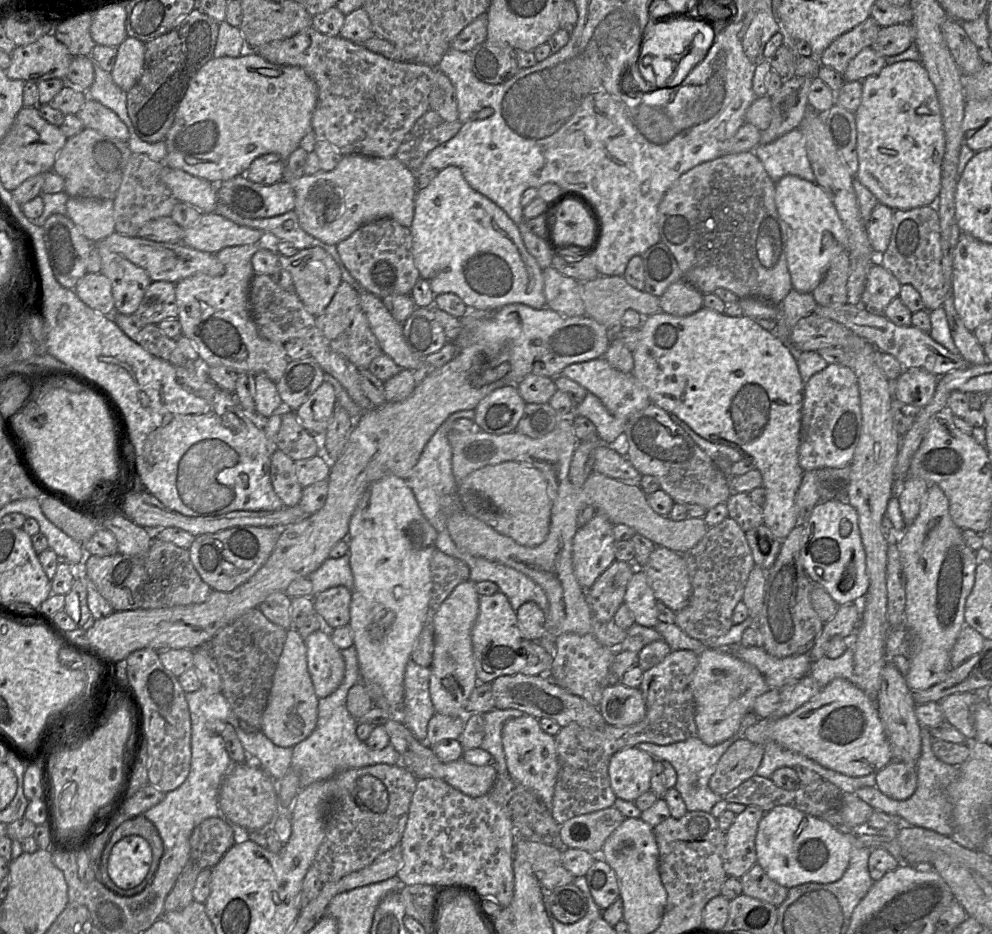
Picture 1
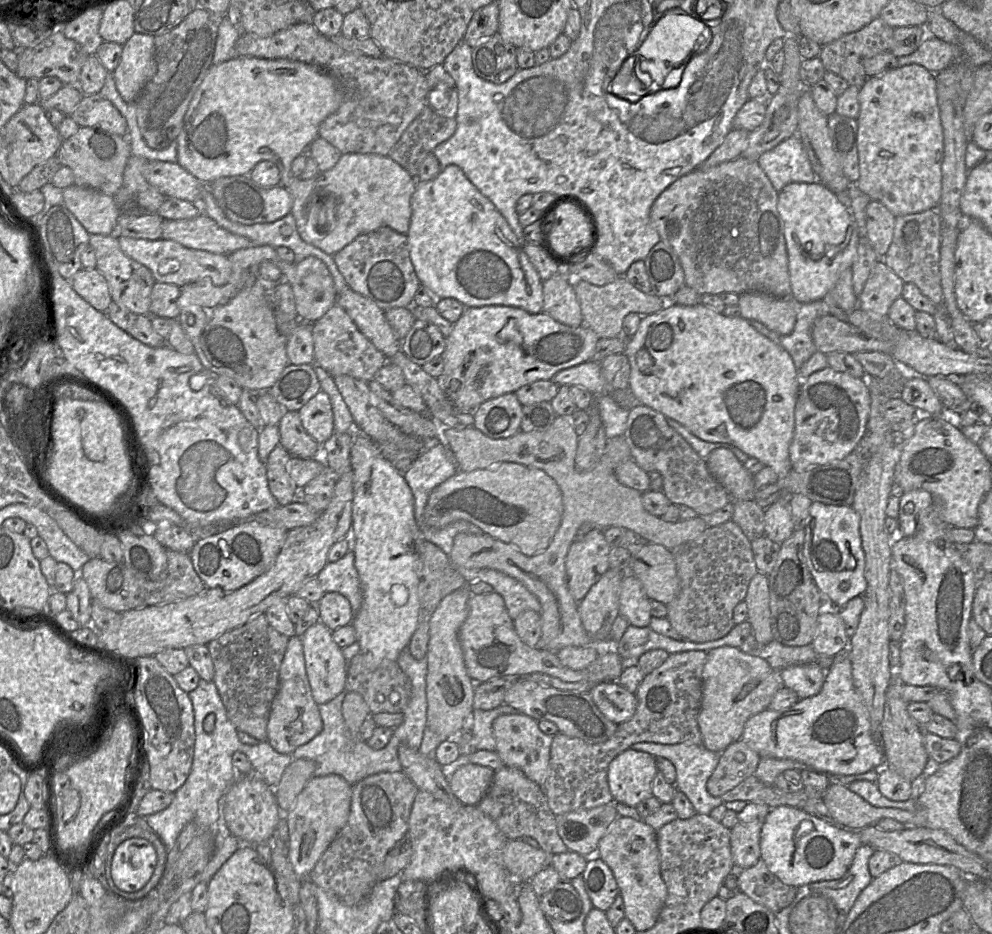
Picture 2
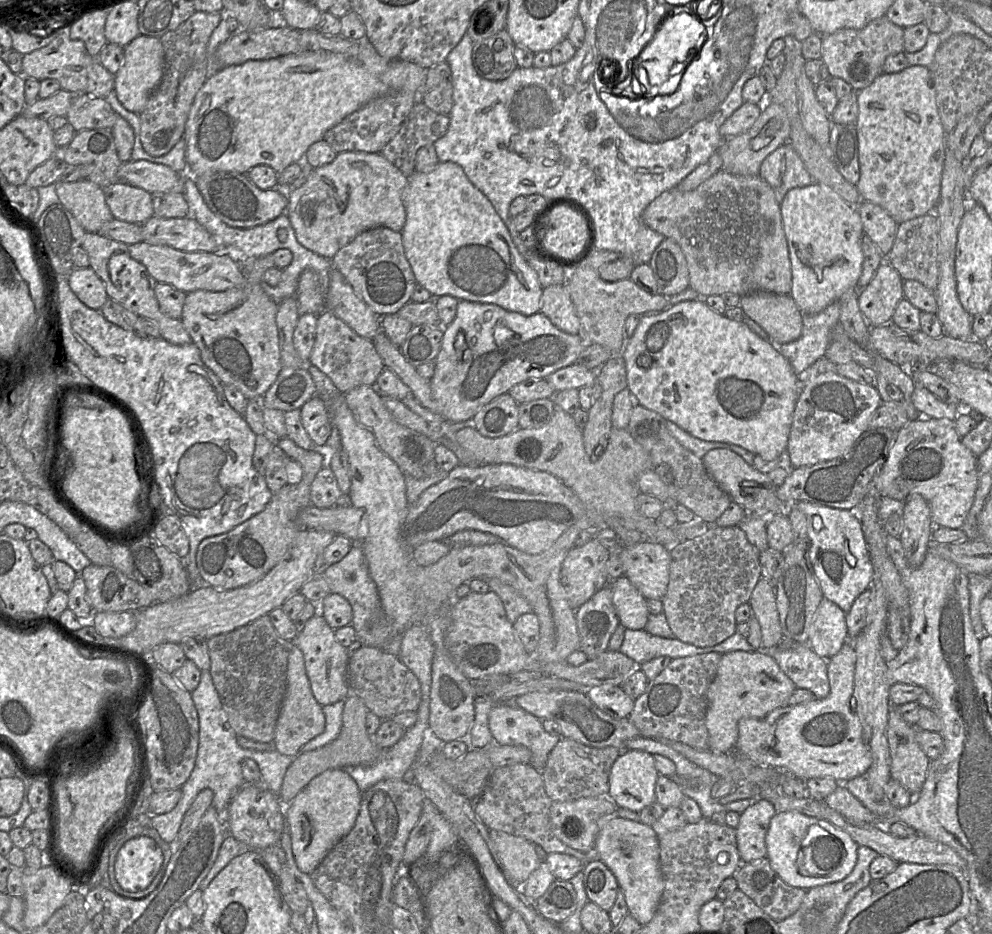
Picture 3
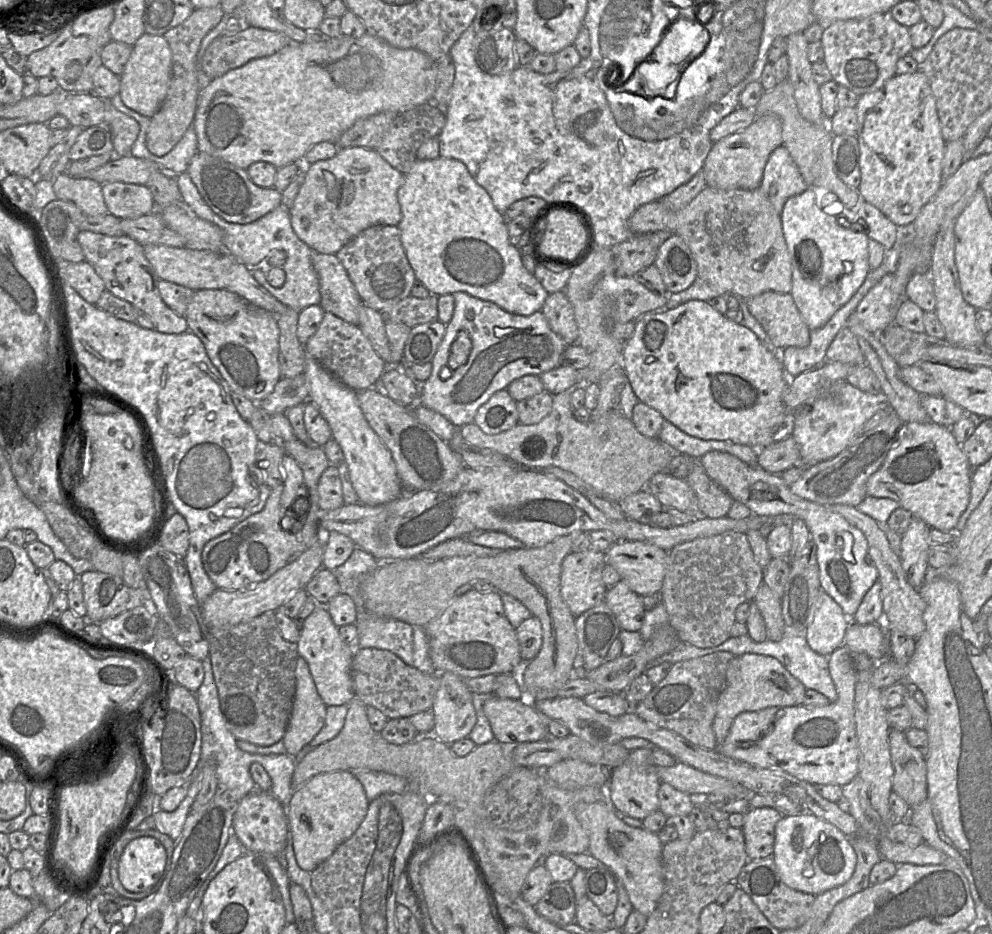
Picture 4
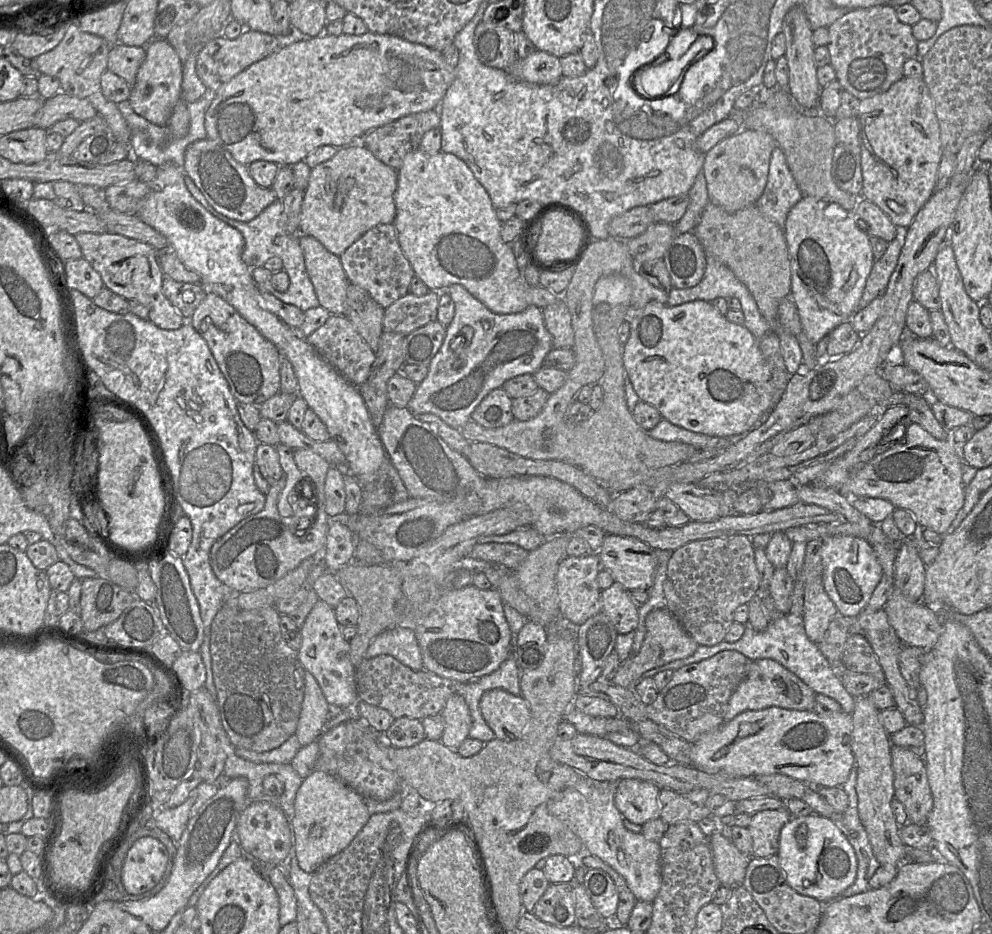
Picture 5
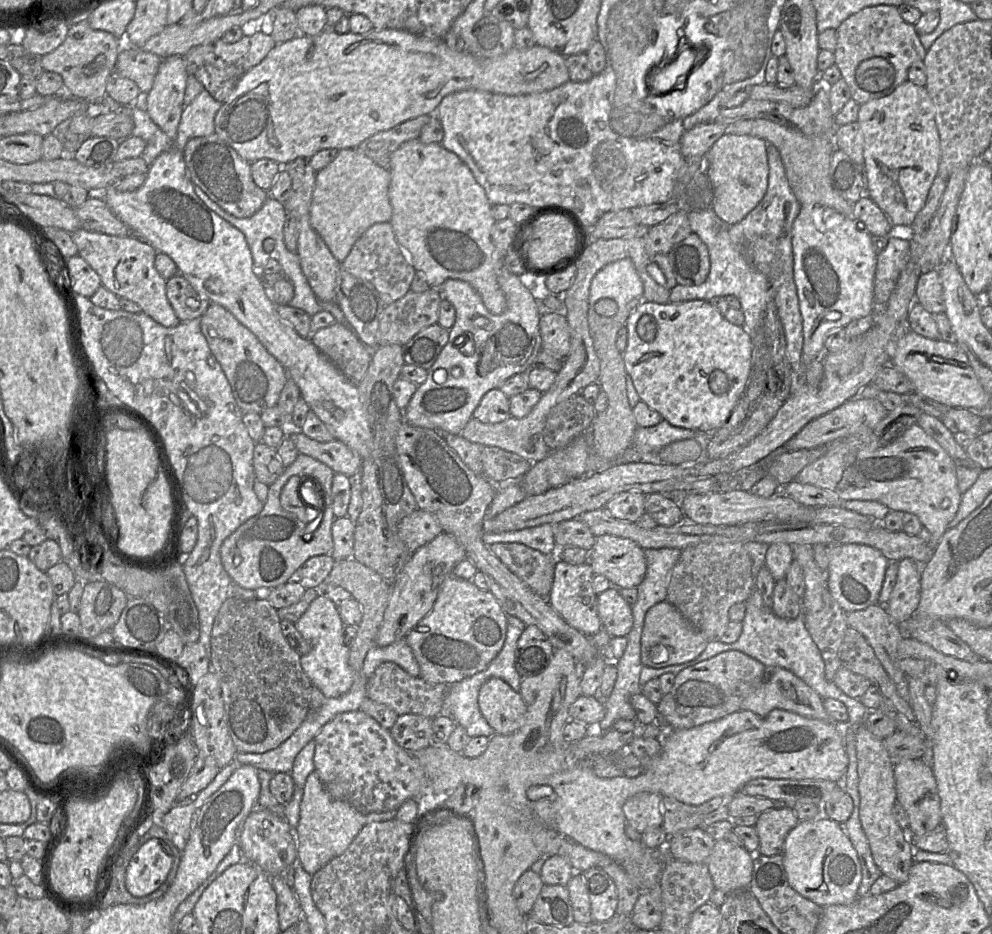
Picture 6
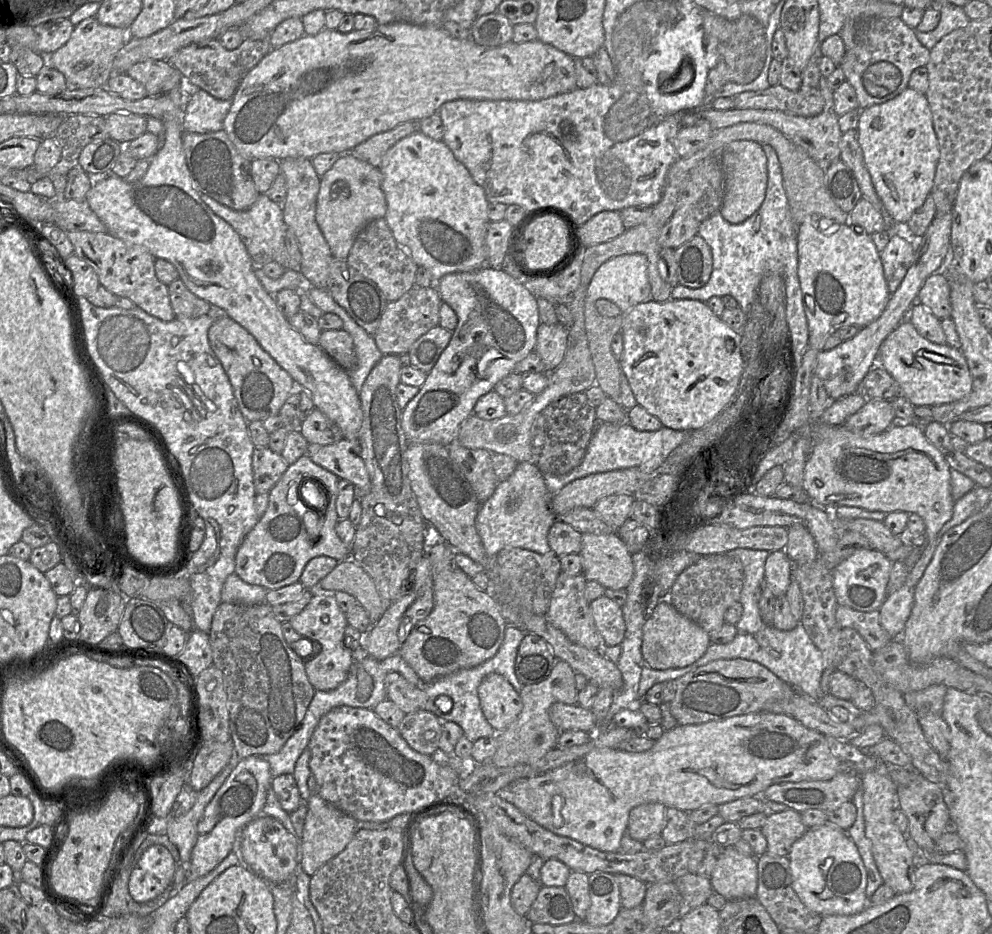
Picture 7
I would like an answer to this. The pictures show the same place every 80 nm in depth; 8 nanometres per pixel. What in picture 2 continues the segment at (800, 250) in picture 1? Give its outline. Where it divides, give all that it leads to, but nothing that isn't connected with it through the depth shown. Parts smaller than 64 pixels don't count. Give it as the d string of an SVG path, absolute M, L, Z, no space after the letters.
M819 181L786 185L778 193L777 209L784 222L791 297L802 303L822 300L835 286L840 274L852 267L856 258L858 233L853 214L835 193Z

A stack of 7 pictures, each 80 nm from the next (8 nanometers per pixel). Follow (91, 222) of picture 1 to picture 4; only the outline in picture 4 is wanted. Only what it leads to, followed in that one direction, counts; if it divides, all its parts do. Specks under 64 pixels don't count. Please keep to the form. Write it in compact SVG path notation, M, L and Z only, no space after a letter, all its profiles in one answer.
M67 173L53 180L53 190L59 200L73 202L85 215L108 213L102 193L102 184L90 178L71 177Z

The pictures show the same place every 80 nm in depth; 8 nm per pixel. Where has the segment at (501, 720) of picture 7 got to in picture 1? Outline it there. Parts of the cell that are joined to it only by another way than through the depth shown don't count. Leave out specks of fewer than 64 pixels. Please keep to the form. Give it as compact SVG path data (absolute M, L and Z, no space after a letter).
M525 714L505 723L502 729L502 744L511 778L535 792L552 811L554 788L558 775L555 737L541 729L538 719Z

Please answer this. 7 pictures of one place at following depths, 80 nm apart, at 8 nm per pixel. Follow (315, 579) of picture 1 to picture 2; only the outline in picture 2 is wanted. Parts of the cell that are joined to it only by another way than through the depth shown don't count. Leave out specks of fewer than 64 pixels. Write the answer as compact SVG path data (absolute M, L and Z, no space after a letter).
M349 551L340 560L328 562L316 577L324 592L338 592L349 600L353 617L362 603L361 583L354 559L354 553Z

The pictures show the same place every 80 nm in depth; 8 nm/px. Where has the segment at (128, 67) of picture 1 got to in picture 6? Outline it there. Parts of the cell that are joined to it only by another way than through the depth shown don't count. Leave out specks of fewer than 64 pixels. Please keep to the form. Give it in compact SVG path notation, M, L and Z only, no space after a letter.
M184 56L162 59L151 90L142 97L145 111L173 142L185 108L187 78Z

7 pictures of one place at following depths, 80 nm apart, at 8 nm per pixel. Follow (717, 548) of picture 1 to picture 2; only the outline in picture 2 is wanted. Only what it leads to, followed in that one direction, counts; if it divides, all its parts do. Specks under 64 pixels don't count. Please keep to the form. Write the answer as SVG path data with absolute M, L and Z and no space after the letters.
M733 521L707 528L698 538L672 550L680 589L667 606L667 619L674 630L683 638L695 643L704 643L725 637L735 626L733 610L744 601L751 579L758 573L751 541Z

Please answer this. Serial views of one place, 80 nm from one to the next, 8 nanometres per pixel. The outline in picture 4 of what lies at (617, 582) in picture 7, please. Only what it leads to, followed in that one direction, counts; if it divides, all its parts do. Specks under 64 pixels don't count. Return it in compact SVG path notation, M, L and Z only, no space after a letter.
M617 540L605 552L606 564L619 573L621 580L638 595L660 594L668 564L668 552L641 541Z

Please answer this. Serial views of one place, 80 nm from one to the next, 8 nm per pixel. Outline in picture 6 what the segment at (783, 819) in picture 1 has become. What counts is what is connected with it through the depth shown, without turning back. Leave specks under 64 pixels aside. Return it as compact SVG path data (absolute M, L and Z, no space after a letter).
M824 815L815 820L799 821L785 838L782 857L789 885L822 908L849 905L860 898L861 865L842 824Z

